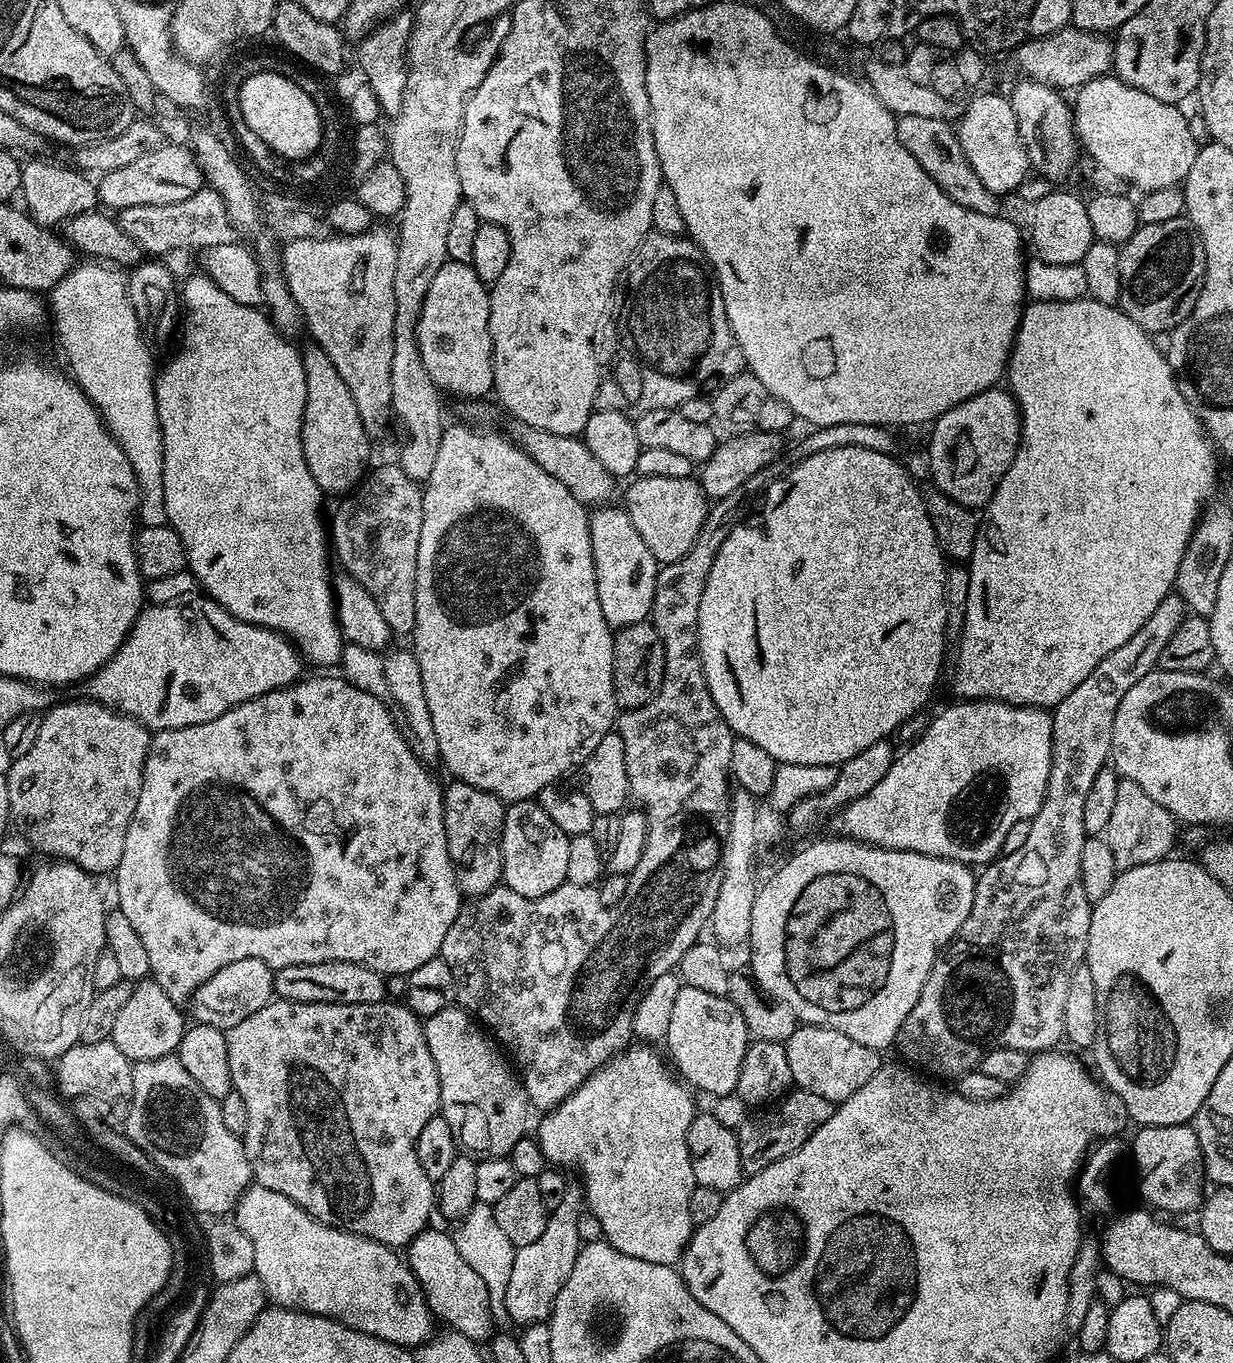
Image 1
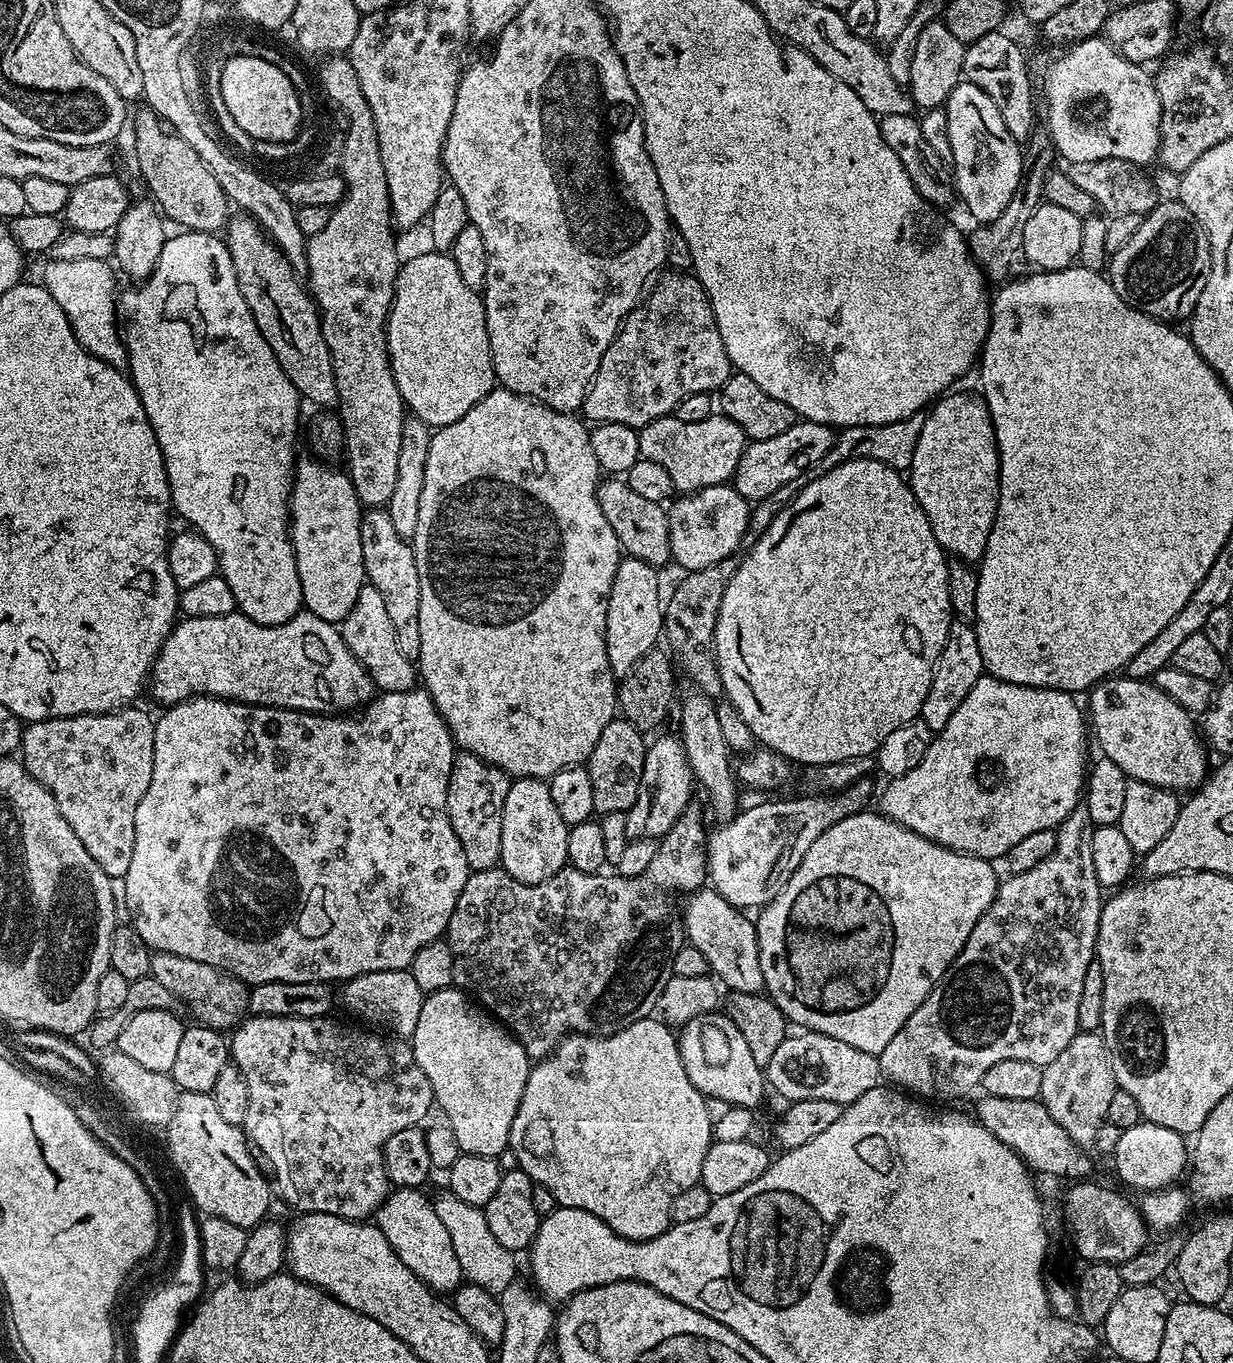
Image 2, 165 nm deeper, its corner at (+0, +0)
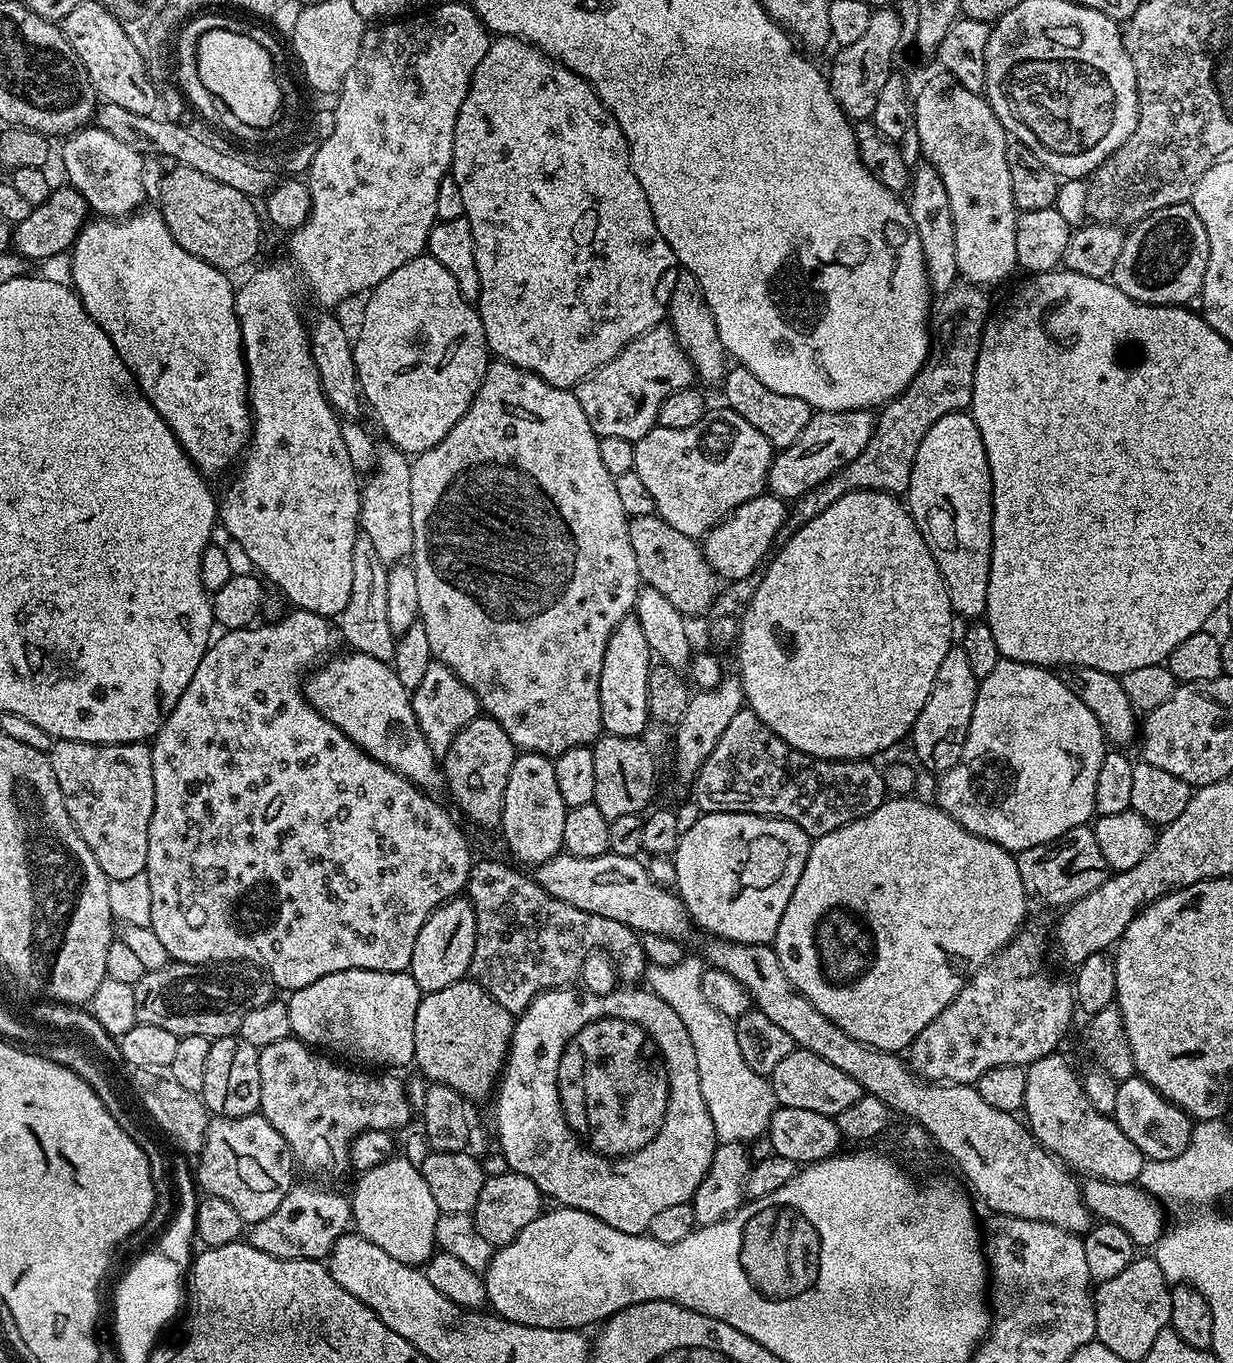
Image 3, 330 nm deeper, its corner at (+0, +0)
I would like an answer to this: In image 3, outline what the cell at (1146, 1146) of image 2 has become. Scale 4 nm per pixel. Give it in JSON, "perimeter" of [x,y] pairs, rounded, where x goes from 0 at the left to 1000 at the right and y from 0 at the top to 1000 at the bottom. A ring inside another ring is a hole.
{"perimeter":[[[860,774],[846,775],[833,781],[829,816],[834,818],[834,830],[848,844],[873,861],[880,860],[880,864],[908,869],[922,868],[929,849],[920,838],[916,838],[916,835],[913,835],[913,832],[910,832],[902,819],[895,819],[884,811],[884,806],[881,806],[878,800],[877,790],[869,787],[865,776]]]}

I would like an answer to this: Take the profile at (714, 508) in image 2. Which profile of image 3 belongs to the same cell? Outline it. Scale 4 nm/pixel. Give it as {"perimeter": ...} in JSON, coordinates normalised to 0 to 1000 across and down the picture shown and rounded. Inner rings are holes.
{"perimeter":[[[617,362],[608,365],[608,368],[602,368],[602,371],[595,373],[594,378],[578,386],[574,393],[570,394],[571,411],[576,412],[582,423],[587,425],[588,423],[588,426],[590,427],[603,426],[611,422],[627,404],[630,398],[629,393],[637,390],[640,375],[640,371],[637,368],[625,362]]]}

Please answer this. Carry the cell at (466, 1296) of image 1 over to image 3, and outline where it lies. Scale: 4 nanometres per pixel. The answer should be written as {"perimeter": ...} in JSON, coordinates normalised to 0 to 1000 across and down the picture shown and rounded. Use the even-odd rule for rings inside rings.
{"perimeter":[[[321,847],[310,855],[291,861],[290,865],[289,872],[284,875],[288,903],[303,911],[303,914],[313,917],[316,923],[323,923],[323,926],[335,929],[346,927],[355,916],[353,900],[358,888],[352,882],[352,876],[349,876],[349,870],[345,870],[345,864],[342,864],[341,858],[327,847]]]}

